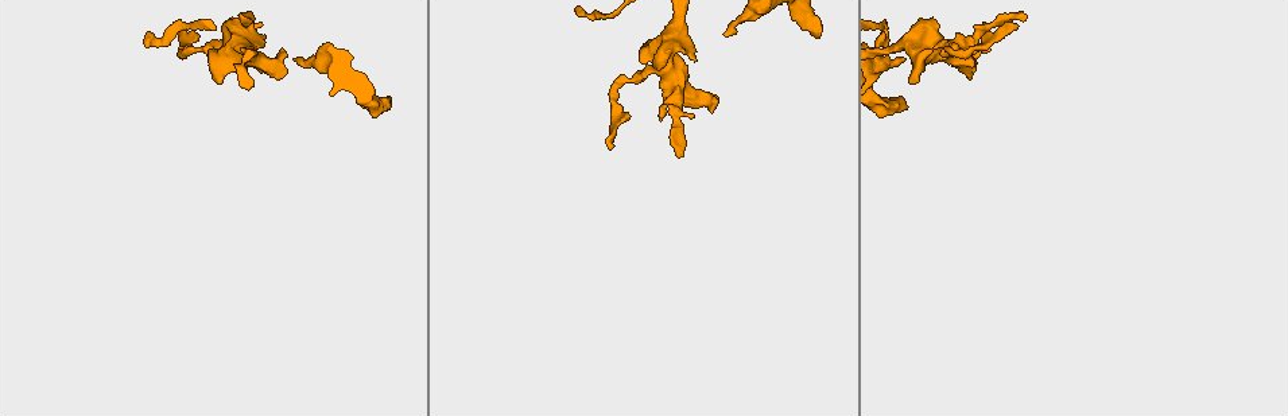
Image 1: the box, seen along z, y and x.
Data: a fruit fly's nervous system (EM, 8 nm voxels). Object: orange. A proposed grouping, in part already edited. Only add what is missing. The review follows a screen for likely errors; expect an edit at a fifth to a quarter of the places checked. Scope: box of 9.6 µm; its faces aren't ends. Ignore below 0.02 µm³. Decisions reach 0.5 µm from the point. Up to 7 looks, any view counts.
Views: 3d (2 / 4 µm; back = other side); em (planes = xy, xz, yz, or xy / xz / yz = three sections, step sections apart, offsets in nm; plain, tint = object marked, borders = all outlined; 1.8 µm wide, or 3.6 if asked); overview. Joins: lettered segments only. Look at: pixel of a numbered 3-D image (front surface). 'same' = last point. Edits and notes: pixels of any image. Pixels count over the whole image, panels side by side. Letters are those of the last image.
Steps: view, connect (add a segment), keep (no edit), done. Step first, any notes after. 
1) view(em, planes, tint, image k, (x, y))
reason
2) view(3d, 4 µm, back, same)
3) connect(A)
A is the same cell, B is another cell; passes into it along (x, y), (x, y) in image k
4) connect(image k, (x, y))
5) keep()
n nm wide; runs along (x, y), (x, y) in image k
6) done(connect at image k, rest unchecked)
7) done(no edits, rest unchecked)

view(em, planes, borders, image 1, (611, 150))
branch stops here

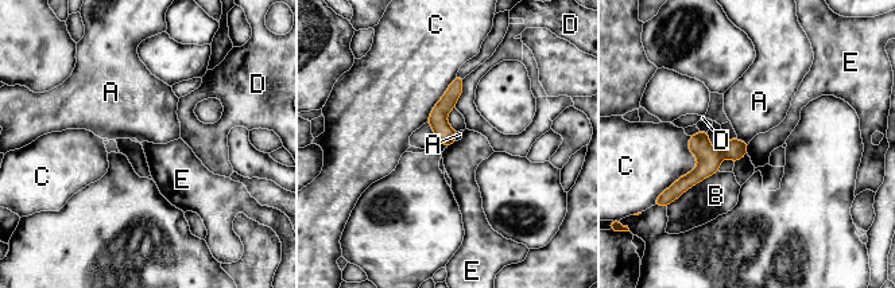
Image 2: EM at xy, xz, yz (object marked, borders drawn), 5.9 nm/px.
keep()
C touches over 360 nm; A, B, C, D and E are other cells; runs along (744, 147), (716, 156), (680, 187) in image 2; no lettered segment goes on from it

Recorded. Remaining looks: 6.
view(em, 3.6 µm, planes, borders, image 1, (901, 58))
an open end

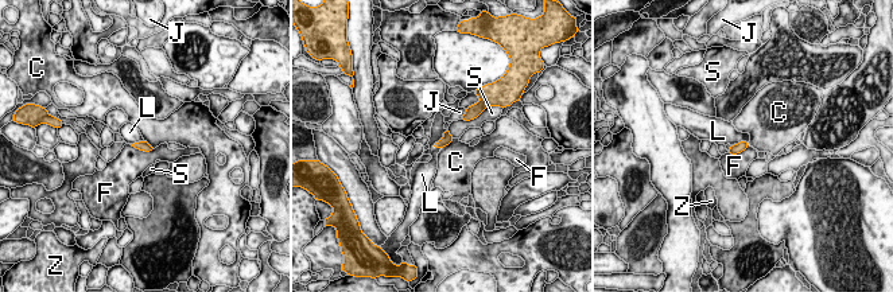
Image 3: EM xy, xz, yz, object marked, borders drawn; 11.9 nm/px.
keep()
F touches over 320 nm; C, F, J, L, S and Z are other cells; none of them fits

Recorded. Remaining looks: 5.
view(em, xy, step 8, borders, image 1, (261, 23))
branch stops here

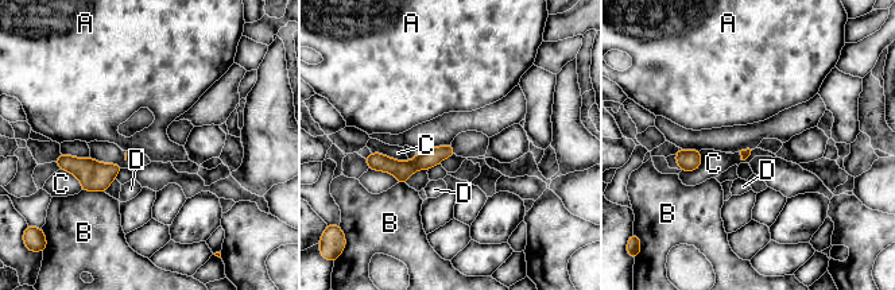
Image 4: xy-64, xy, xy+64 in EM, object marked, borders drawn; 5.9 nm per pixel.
view(em, planes, borders, same)

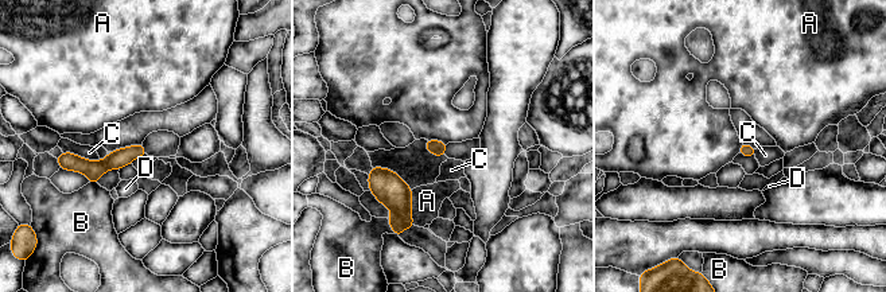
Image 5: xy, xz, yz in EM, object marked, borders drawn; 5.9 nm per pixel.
keep()
C touches over 240 nm; A, B, C and D are other cells; none of them fits

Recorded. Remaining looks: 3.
done(no edits, rest unchecked)

